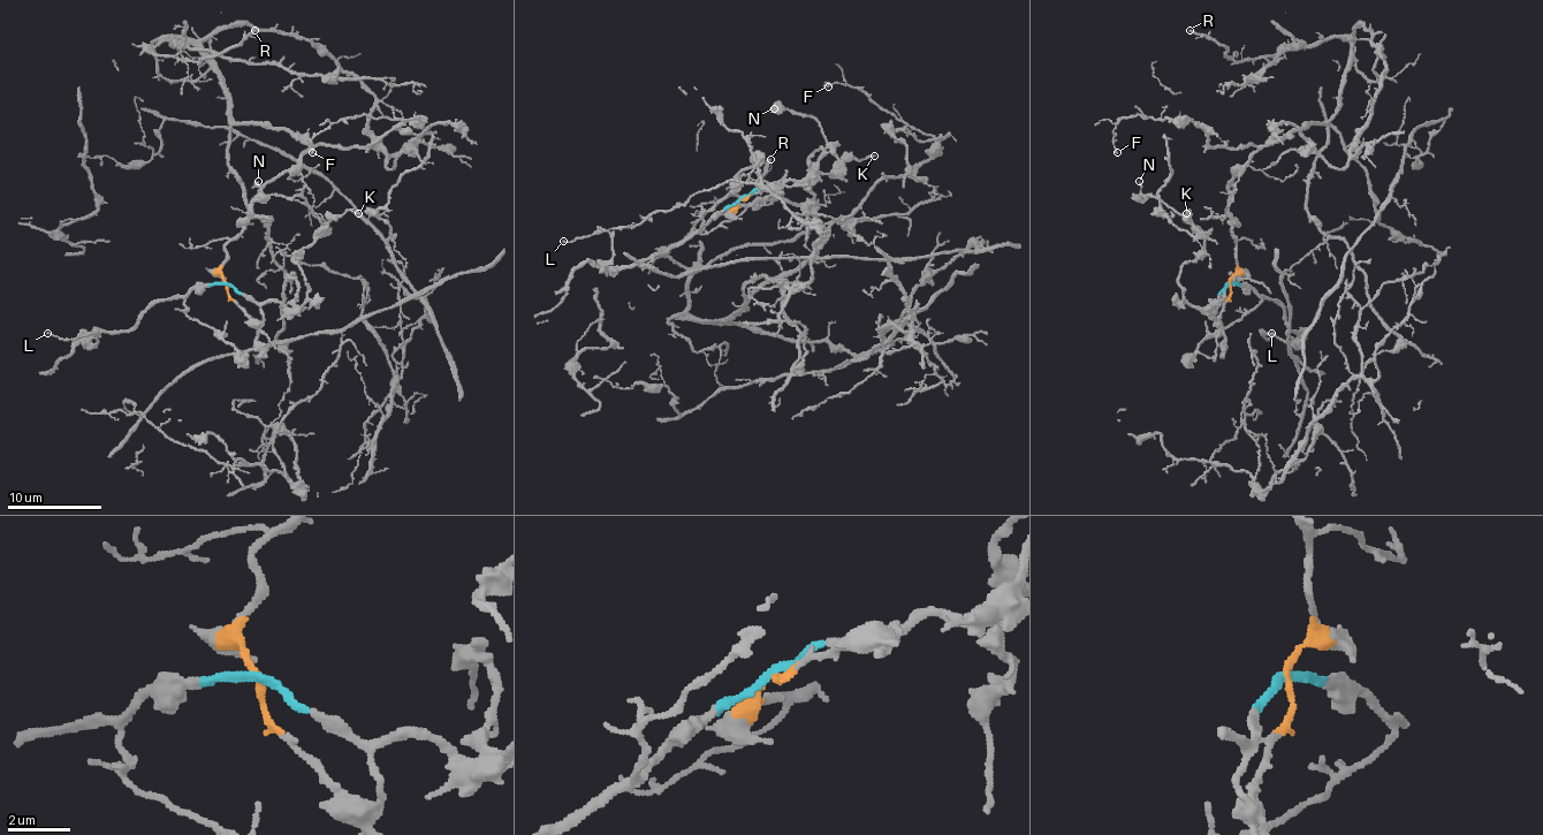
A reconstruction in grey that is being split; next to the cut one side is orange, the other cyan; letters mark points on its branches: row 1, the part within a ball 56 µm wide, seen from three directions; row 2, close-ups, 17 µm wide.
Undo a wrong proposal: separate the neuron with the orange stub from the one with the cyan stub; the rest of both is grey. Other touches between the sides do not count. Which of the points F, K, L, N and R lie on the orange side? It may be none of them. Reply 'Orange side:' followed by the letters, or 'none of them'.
Orange side: F, R

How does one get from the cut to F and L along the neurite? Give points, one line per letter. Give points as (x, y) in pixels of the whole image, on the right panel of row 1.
F: (1229, 282), (1229, 183), (1258, 150), (1213, 147), (1186, 120), (1141, 114), (1112, 129), (1118, 152)
L: (1229, 282), (1248, 282), (1274, 300), (1298, 333), (1291, 344), (1274, 335), (1262, 335), (1267, 340), (1271, 333)

